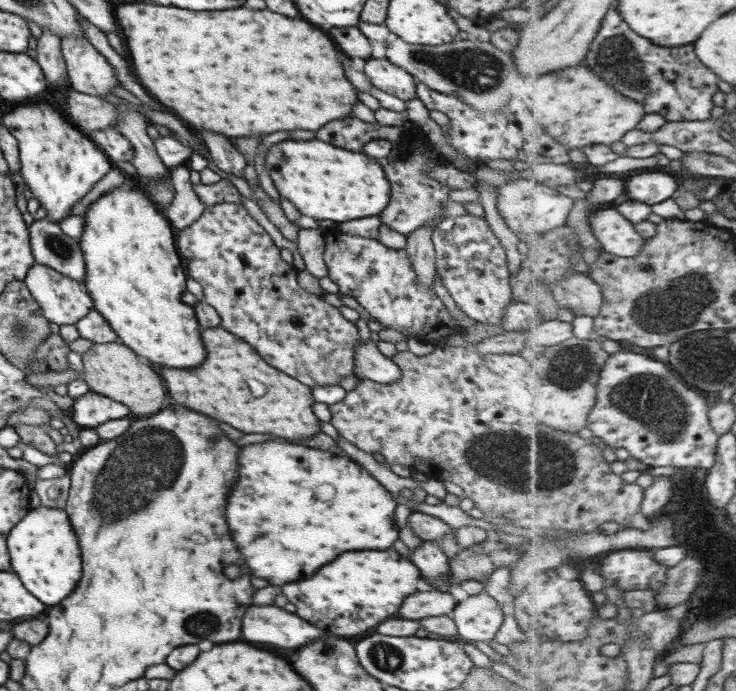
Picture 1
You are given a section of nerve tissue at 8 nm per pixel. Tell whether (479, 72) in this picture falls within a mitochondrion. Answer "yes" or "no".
yes

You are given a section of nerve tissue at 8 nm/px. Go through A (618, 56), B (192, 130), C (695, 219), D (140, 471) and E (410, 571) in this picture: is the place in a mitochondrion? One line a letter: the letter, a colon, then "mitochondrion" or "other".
A: mitochondrion
B: other
C: other
D: mitochondrion
E: other

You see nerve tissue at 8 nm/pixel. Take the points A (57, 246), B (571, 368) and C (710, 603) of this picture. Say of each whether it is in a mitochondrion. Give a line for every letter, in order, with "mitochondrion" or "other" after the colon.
A: mitochondrion
B: mitochondrion
C: other

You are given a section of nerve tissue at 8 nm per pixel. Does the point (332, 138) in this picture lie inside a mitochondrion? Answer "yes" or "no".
no

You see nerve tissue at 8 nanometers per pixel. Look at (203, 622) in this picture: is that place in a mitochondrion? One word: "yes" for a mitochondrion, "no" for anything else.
yes

